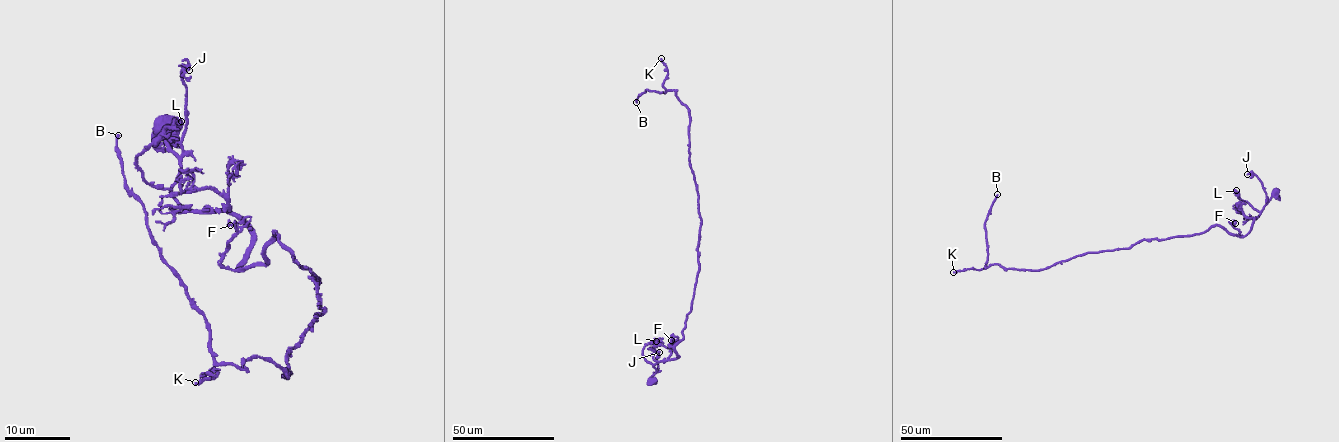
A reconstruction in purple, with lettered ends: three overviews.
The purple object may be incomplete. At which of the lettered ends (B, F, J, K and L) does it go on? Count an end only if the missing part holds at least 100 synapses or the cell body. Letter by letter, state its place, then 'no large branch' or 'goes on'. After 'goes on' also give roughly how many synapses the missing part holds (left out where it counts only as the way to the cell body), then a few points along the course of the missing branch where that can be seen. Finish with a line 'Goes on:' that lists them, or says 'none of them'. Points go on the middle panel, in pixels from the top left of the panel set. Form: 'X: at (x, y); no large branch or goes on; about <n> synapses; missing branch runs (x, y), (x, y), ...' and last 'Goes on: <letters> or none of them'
B: at (636, 102); goes on; about 140 synapses; missing branch runs (636, 102), (638, 140), (638, 129), (641, 134), (642, 130), (625, 130), (619, 142), (609, 143)
F: at (671, 340); no large branch
J: at (659, 352); no large branch
K: at (661, 58); goes on; about 160 synapses; missing branch runs (661, 58), (614, 36), (564, 56), (555, 66), (555, 89), (543, 85), (535, 71), (526, 74), (527, 80)
L: at (656, 341); no large branch
Goes on: B, K

